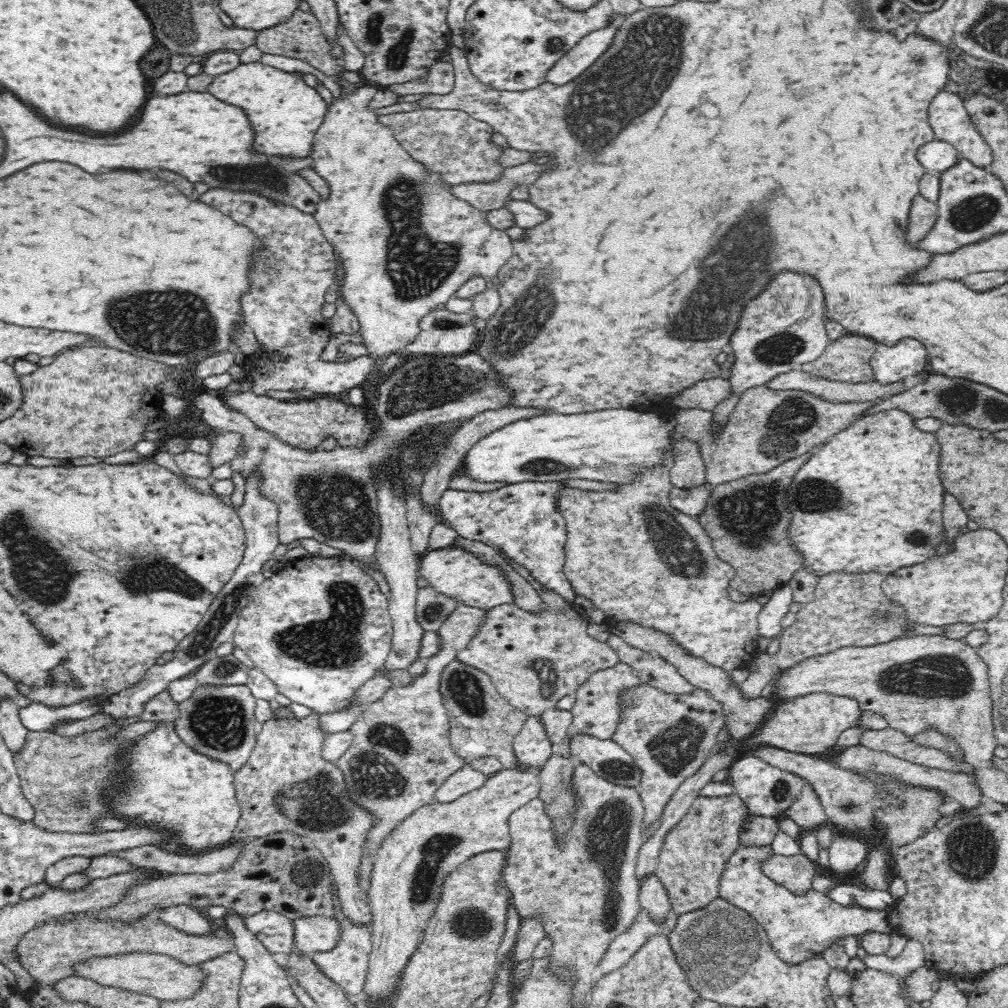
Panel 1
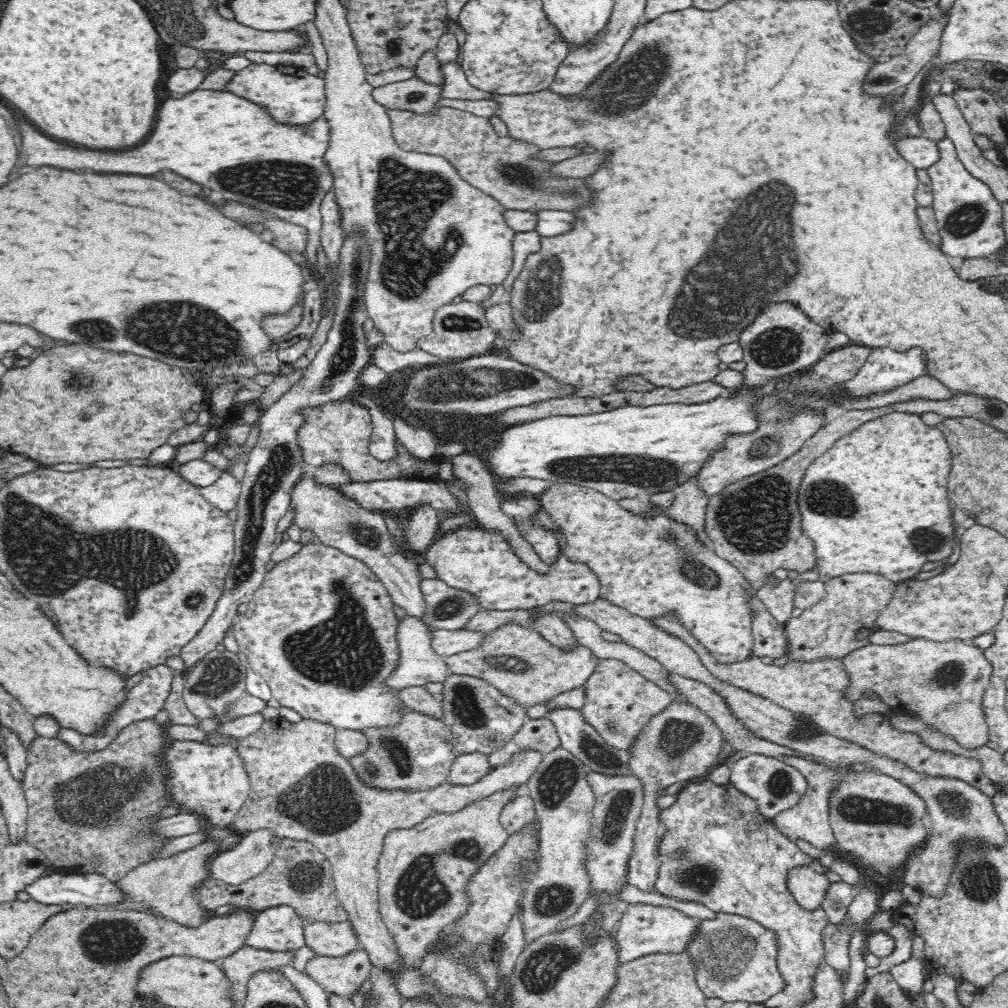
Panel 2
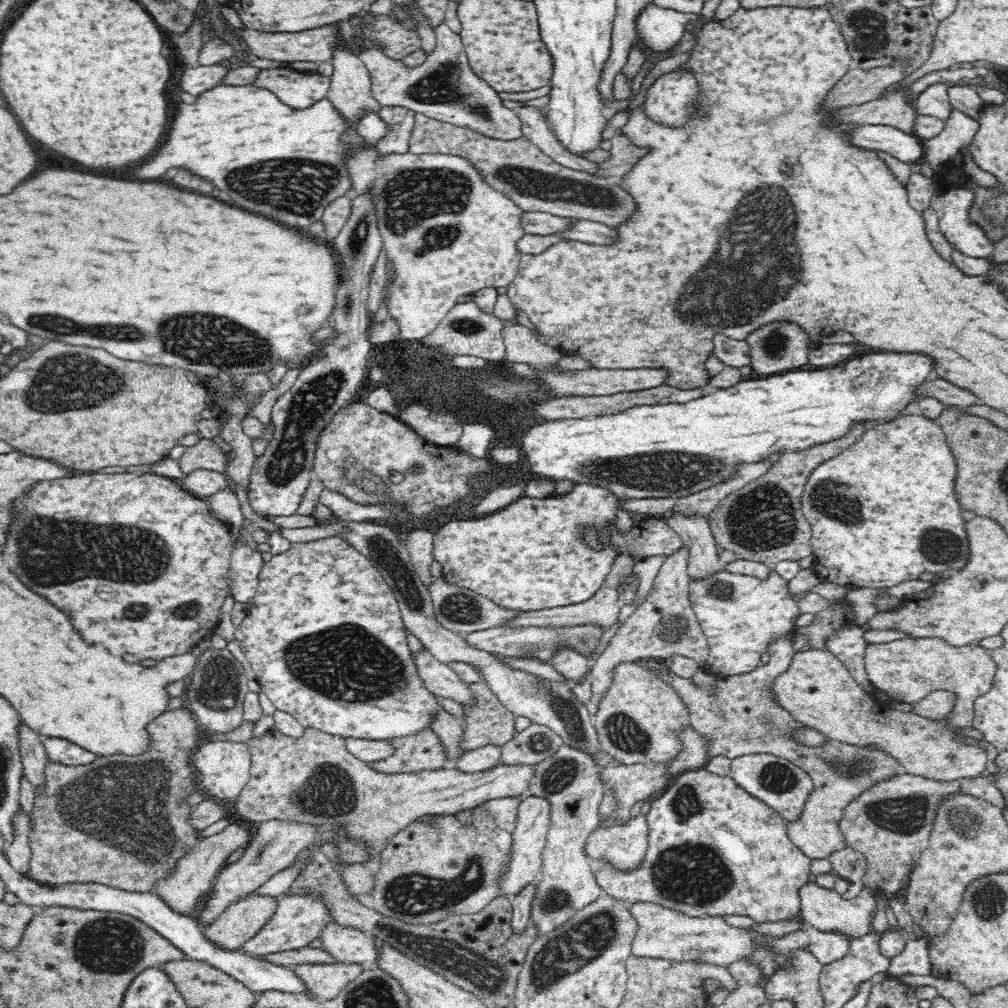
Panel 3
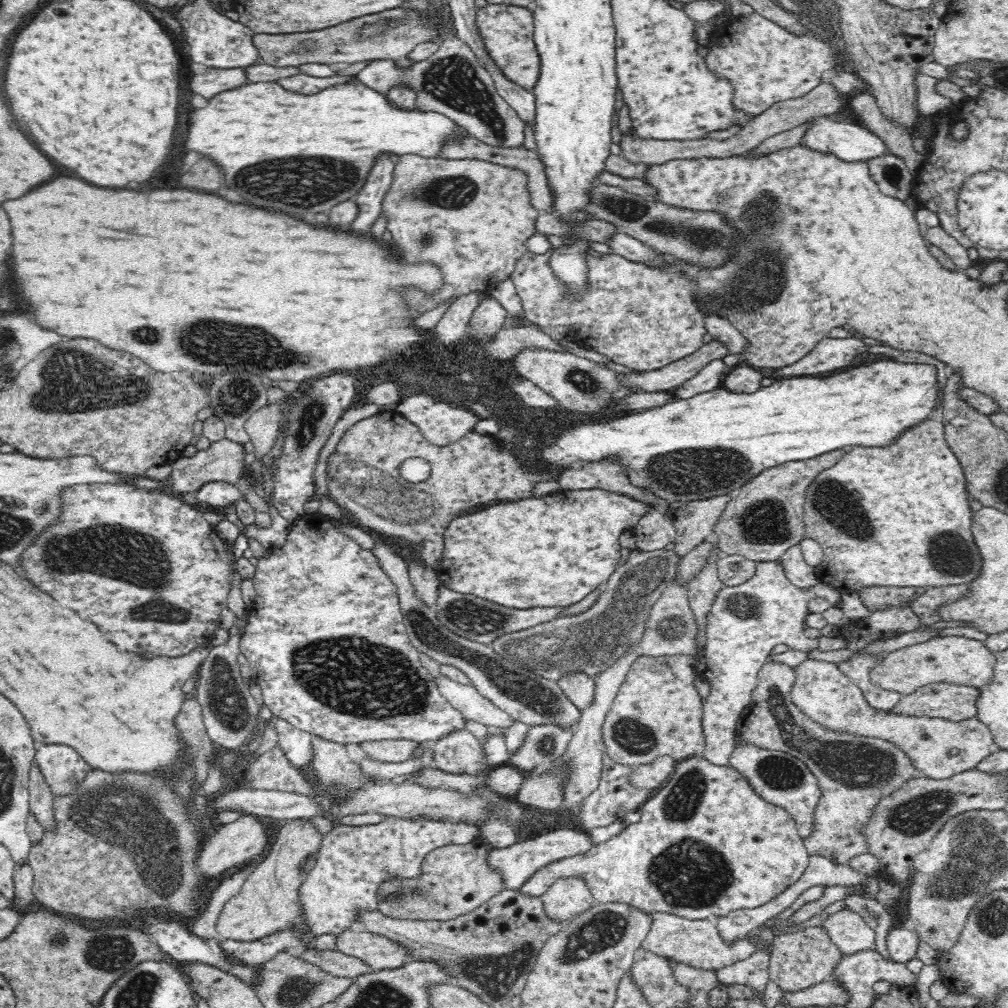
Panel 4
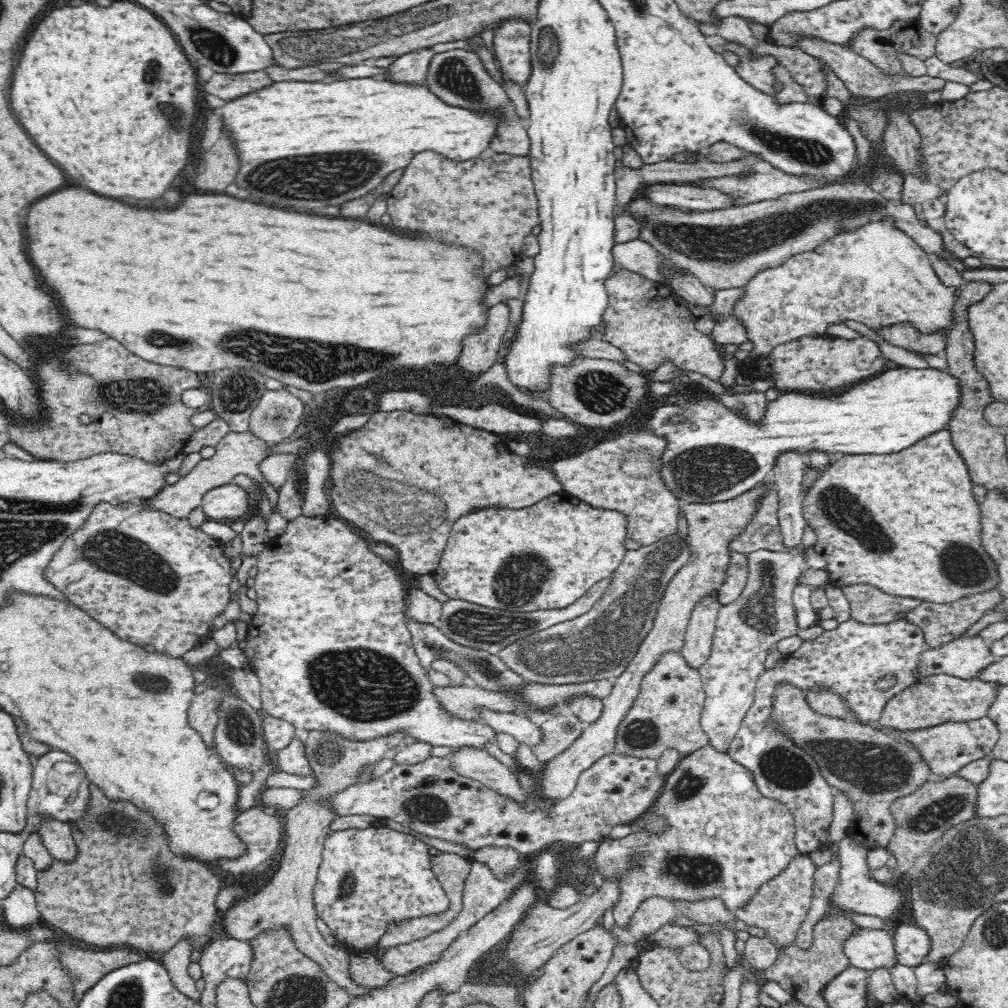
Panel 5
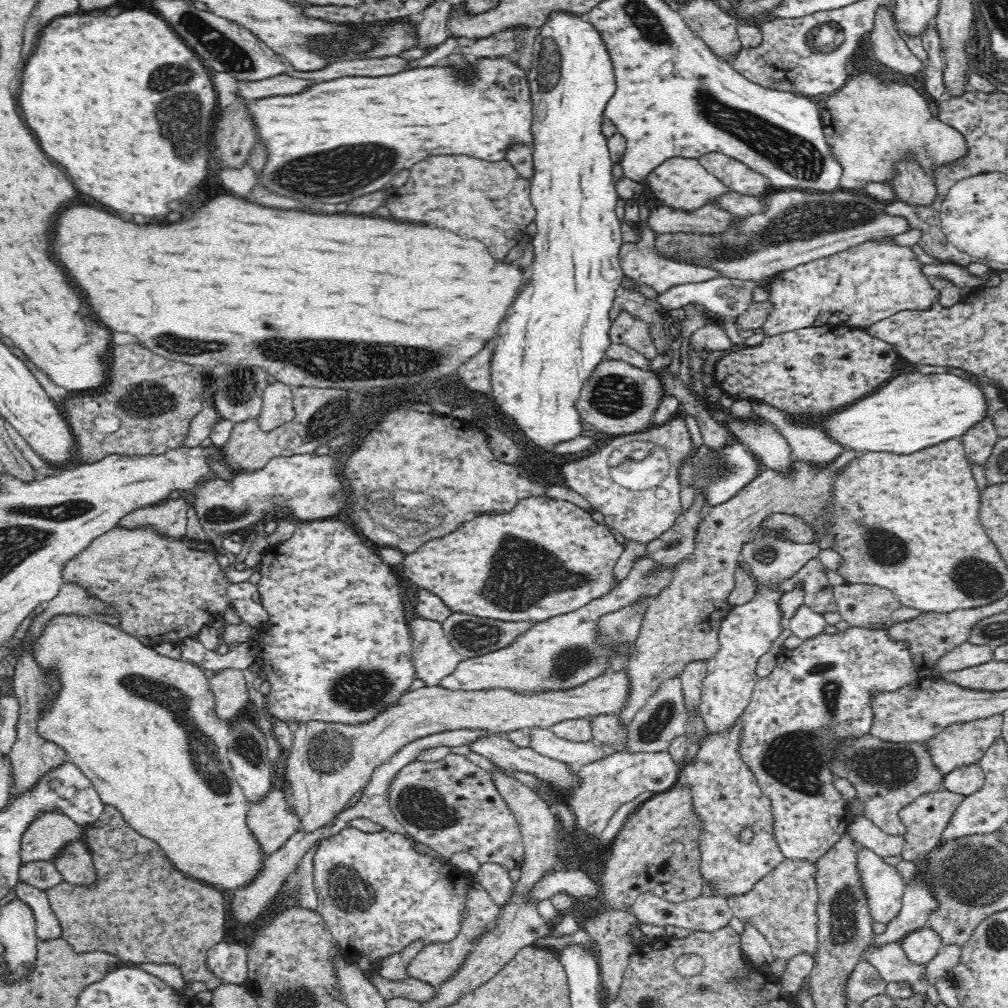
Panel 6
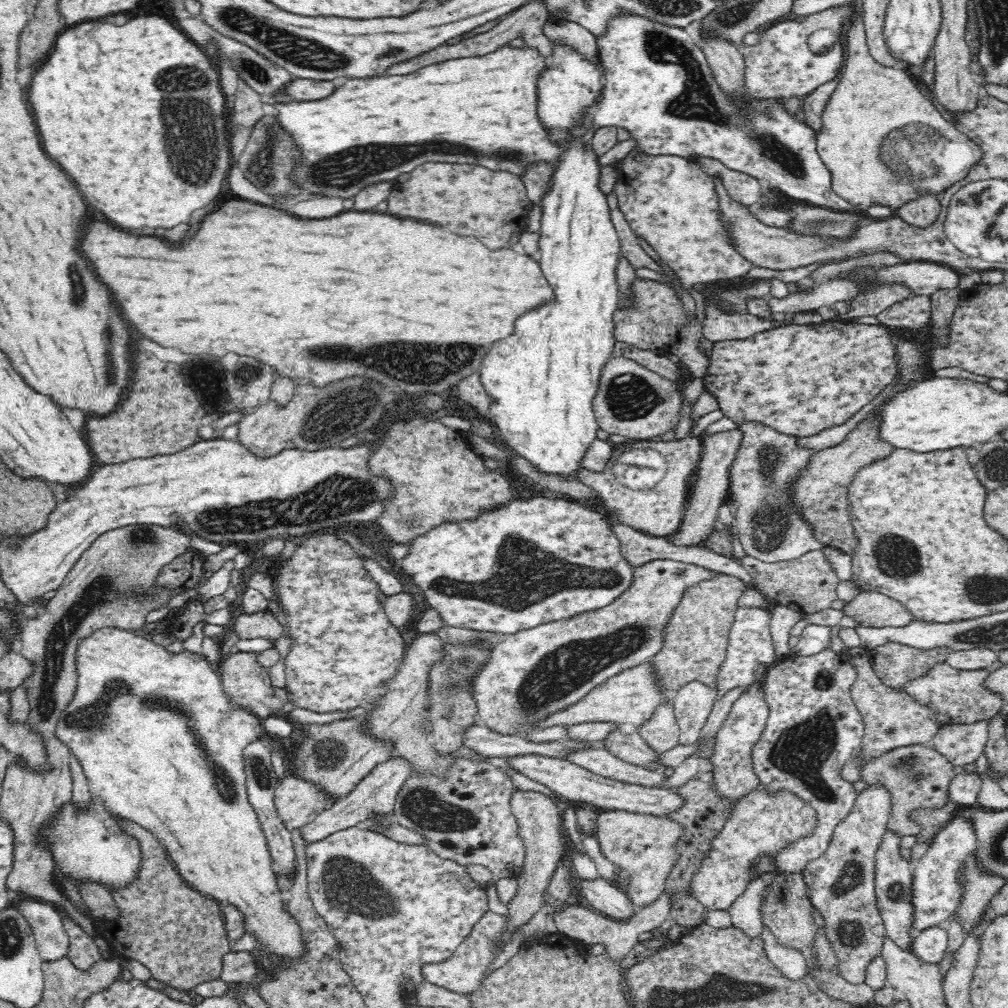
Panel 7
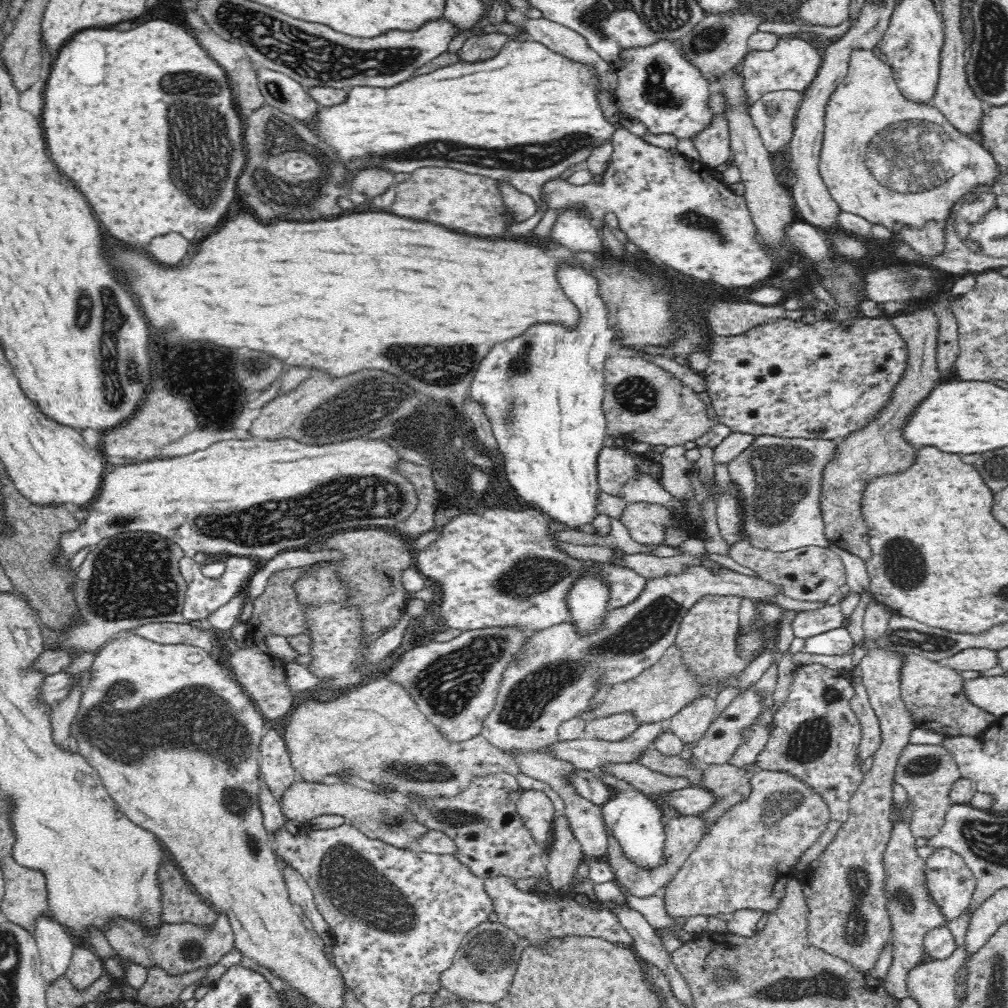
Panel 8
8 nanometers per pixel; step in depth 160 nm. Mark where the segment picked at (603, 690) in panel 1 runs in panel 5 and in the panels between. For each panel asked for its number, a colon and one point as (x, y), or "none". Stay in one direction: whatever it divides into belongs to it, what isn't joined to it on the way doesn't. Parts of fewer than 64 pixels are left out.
2: (618, 701)
3: (636, 719)
4: (657, 712)
5: (666, 713)

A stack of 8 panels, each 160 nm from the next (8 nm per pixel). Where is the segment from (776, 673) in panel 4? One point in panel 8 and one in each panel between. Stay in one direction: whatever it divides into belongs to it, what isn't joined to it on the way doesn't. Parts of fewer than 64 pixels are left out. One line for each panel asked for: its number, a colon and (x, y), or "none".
5: (872, 768)
6: (887, 776)
7: (917, 776)
8: (927, 772)

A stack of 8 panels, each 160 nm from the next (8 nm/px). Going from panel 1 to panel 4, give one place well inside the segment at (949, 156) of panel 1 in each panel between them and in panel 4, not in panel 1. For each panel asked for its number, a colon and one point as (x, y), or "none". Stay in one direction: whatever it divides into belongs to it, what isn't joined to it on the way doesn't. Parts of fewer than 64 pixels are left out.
2: (922, 152)
3: (906, 147)
4: (848, 141)

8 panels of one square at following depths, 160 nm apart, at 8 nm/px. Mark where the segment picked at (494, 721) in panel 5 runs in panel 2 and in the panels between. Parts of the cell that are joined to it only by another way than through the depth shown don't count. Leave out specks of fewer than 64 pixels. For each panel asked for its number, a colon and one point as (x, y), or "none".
2: (418, 663)
3: (438, 678)
4: (465, 698)

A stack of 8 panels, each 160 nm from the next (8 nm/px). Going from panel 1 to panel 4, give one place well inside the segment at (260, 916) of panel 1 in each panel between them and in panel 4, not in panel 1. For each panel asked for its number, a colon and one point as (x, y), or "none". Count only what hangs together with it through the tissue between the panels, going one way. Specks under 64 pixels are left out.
2: (278, 929)
3: (297, 920)
4: (352, 861)

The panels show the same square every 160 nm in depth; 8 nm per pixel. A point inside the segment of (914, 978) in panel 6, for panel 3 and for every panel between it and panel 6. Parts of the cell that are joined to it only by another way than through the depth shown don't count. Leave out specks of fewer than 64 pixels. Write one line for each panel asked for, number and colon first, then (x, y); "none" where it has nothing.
3: (823, 908)
4: (847, 929)
5: (866, 948)

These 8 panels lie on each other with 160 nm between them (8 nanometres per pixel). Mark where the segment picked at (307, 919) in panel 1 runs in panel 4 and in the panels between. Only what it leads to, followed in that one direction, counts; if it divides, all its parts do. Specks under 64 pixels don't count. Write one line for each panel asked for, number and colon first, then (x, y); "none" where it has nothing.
2: (325, 938)
3: (346, 944)
4: (379, 953)

